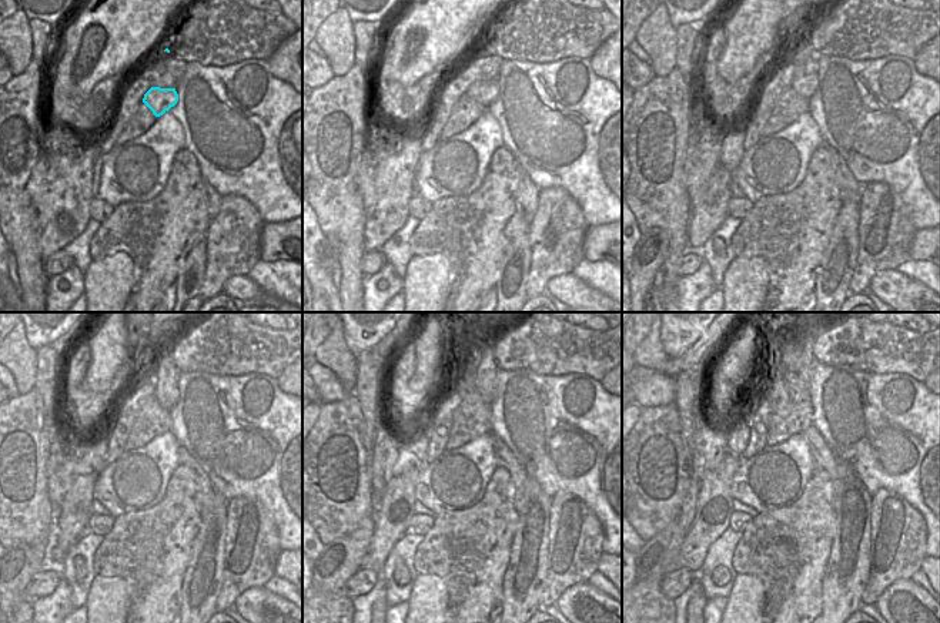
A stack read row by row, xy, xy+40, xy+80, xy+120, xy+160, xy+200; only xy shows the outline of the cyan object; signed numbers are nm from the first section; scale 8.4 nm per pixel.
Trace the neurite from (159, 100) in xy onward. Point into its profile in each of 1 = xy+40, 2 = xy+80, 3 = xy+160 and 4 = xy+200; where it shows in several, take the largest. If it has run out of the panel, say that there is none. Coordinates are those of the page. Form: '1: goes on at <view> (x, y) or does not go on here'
1: goes on at xy+40 (484, 93)
2: goes on at xy+80 (805, 81)
3: goes on at xy+160 (487, 368)
4: goes on at xy+200 (805, 372)

